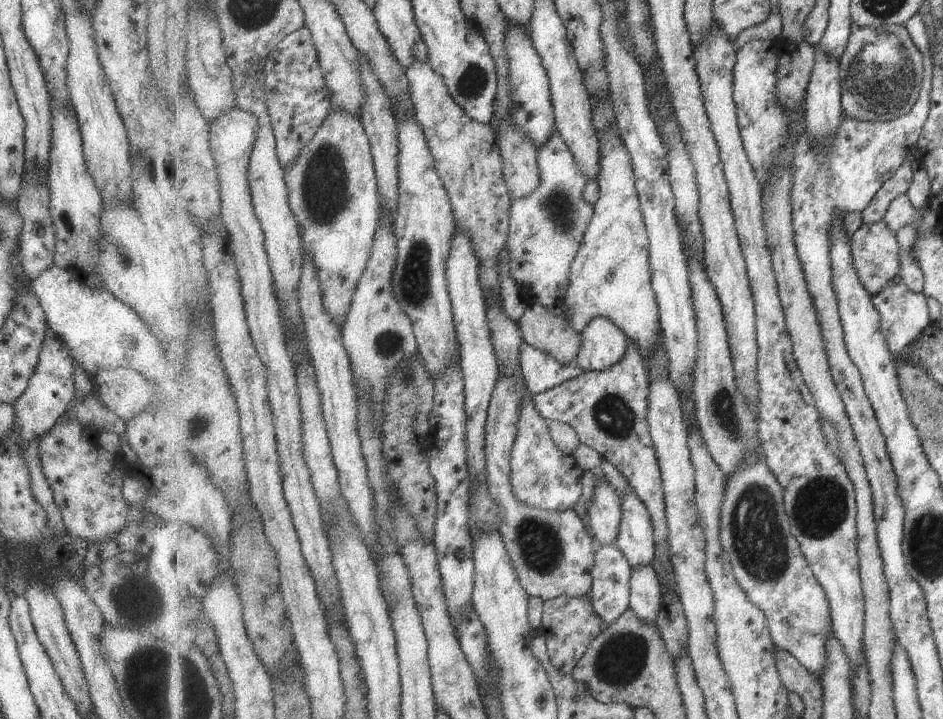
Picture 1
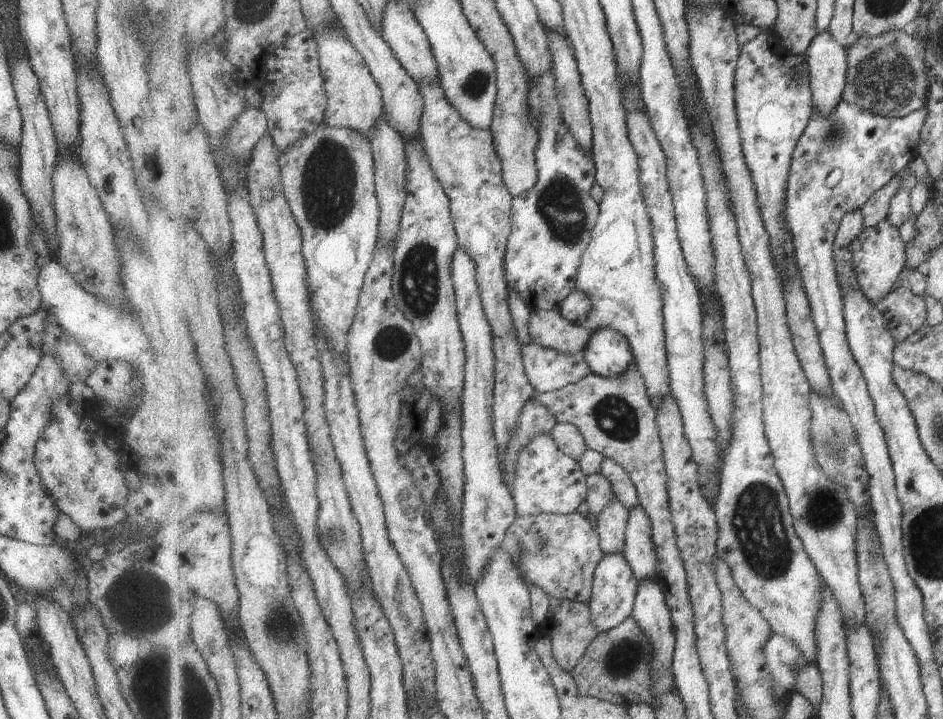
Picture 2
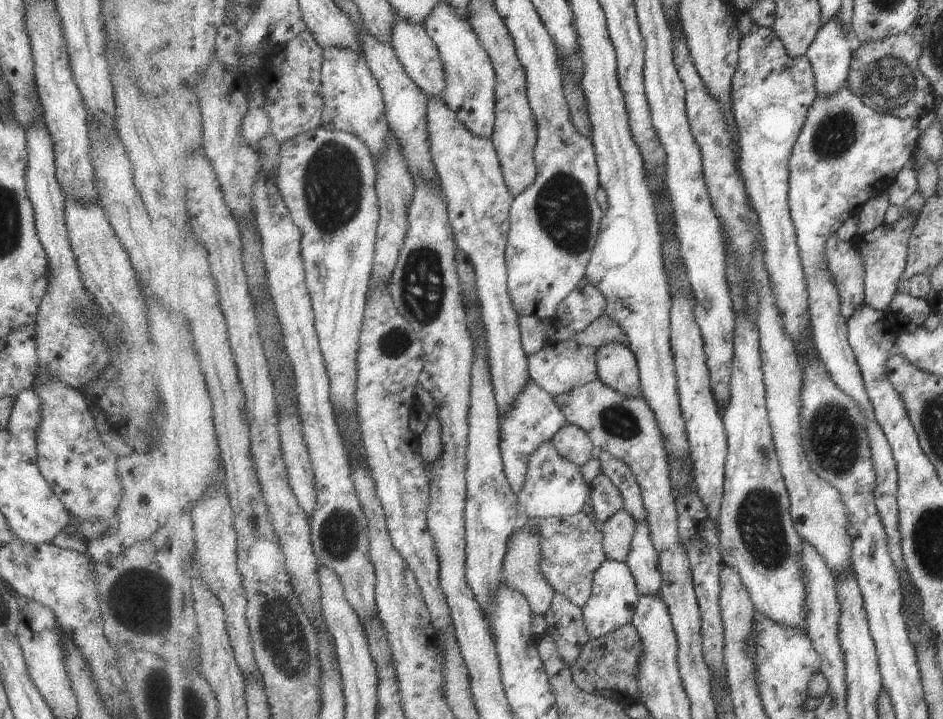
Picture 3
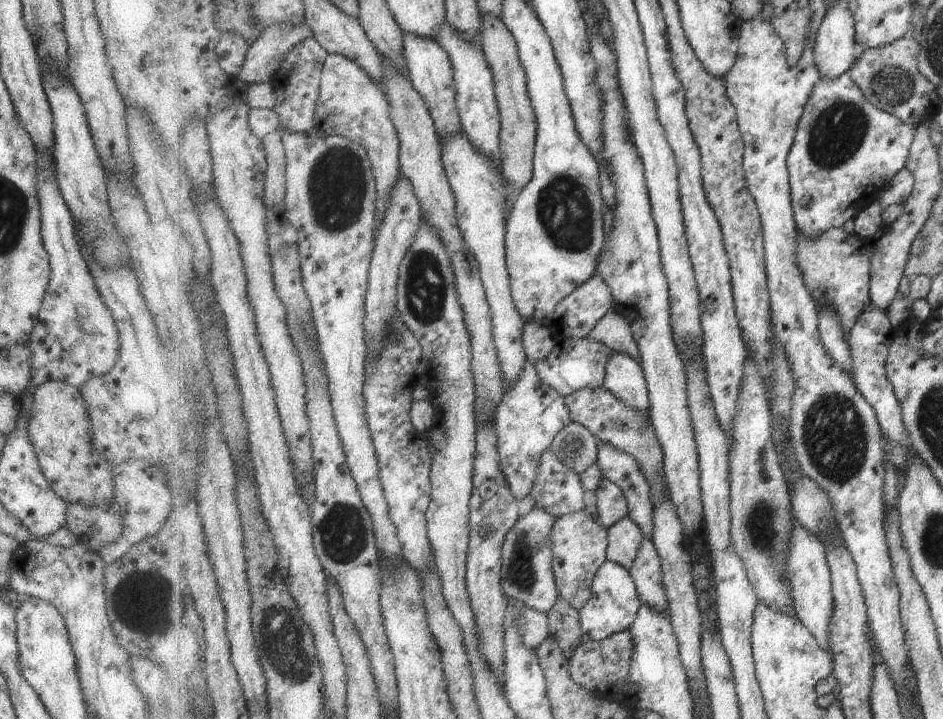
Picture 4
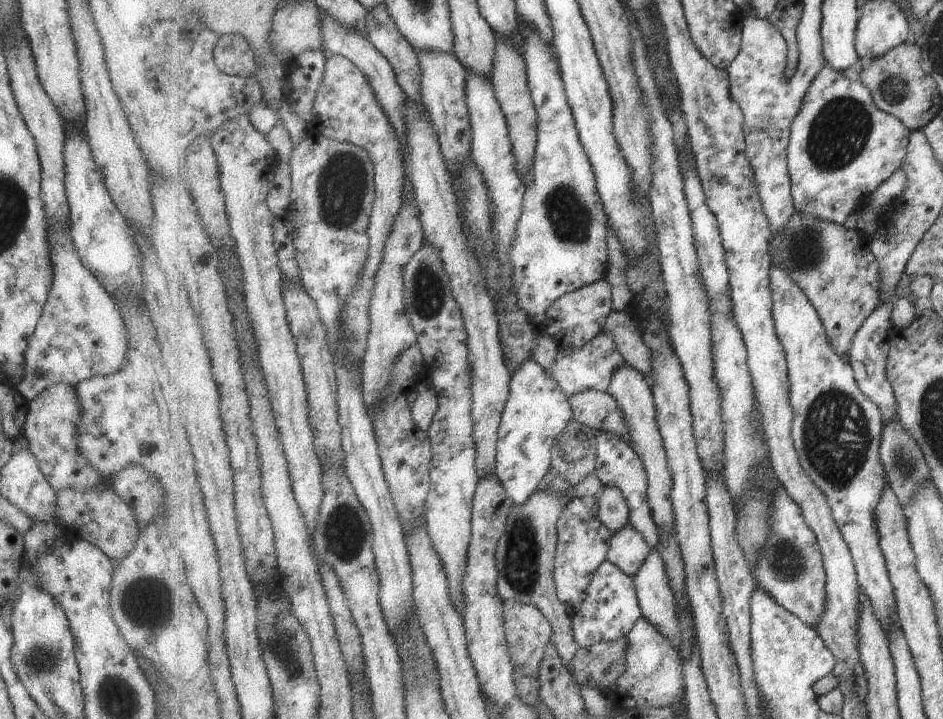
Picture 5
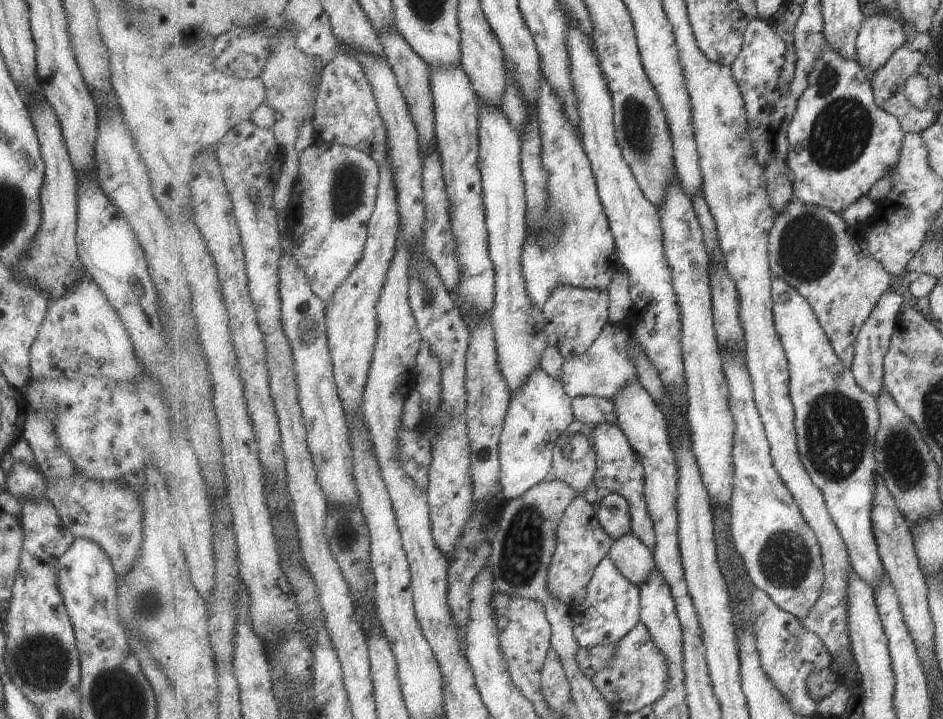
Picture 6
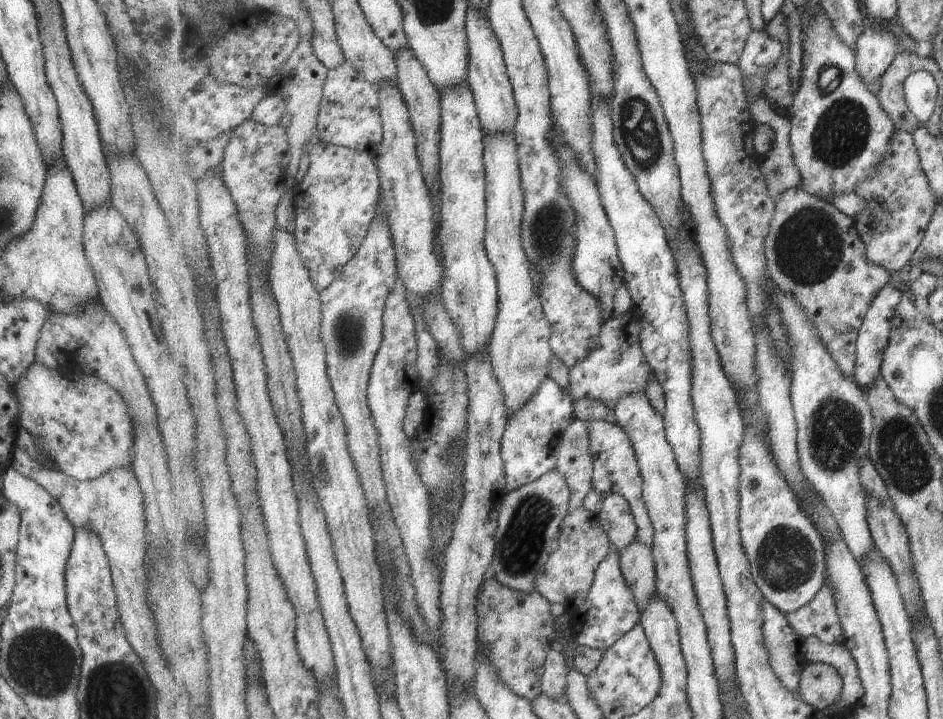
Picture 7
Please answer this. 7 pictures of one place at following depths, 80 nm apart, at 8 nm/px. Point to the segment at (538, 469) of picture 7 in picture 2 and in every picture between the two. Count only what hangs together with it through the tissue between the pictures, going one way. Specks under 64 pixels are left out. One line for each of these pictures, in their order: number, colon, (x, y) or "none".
2: (535, 420)
3: (535, 419)
4: (532, 415)
5: (538, 411)
6: (540, 412)

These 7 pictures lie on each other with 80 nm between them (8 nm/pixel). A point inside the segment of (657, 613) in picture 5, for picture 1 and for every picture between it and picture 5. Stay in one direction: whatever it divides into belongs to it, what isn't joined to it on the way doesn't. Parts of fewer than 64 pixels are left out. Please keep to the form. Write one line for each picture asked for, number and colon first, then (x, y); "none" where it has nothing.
1: (636, 540)
2: (640, 551)
3: (643, 561)
4: (647, 572)

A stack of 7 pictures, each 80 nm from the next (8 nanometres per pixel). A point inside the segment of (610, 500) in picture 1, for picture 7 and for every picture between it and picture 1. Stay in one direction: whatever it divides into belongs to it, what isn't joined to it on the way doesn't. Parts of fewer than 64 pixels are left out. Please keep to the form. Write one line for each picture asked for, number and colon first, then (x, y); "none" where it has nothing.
2: (611, 524)
3: (618, 531)
4: (624, 539)
5: (628, 549)
6: (635, 559)
7: (637, 561)

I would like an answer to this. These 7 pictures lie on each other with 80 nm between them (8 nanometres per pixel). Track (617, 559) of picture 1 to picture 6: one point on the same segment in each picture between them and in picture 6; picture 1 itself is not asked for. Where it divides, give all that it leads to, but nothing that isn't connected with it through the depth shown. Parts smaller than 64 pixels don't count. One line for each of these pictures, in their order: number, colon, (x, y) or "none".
2: (615, 586)
3: (614, 604)
4: (615, 603)
5: (612, 609)
6: (612, 609)

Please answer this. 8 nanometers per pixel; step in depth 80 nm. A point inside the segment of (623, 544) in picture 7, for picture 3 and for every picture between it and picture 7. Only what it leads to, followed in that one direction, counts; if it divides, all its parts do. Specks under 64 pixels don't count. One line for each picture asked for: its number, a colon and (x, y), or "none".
3: (606, 499)
4: (612, 505)
5: (614, 512)
6: (614, 513)

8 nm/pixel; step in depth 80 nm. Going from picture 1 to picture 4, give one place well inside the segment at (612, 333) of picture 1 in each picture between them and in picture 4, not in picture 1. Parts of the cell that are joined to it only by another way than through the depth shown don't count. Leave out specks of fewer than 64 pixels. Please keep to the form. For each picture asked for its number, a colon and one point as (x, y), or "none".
2: (609, 353)
3: (617, 366)
4: (625, 377)

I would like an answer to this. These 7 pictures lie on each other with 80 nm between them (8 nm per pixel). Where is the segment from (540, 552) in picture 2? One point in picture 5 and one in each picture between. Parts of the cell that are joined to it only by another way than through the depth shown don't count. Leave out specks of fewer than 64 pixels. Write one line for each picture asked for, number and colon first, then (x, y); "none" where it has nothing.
3: (572, 546)
4: (580, 545)
5: (583, 542)

